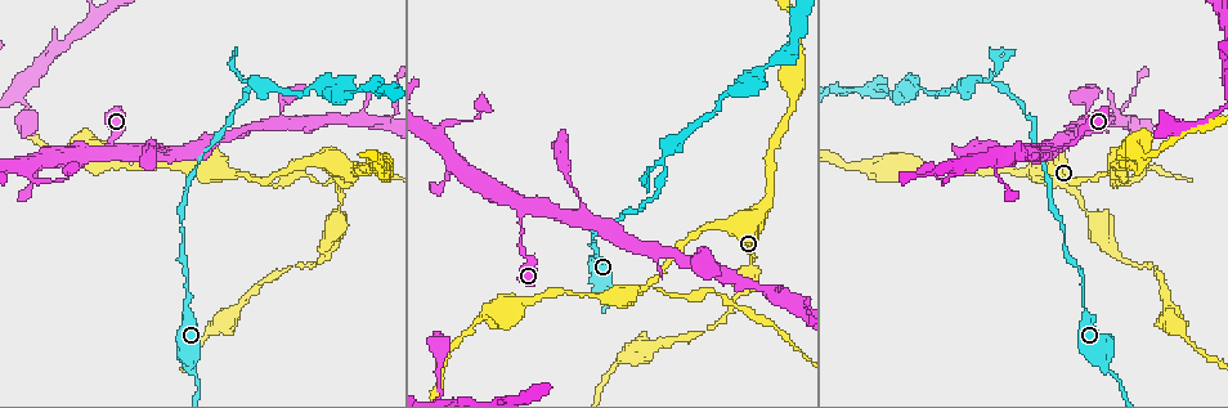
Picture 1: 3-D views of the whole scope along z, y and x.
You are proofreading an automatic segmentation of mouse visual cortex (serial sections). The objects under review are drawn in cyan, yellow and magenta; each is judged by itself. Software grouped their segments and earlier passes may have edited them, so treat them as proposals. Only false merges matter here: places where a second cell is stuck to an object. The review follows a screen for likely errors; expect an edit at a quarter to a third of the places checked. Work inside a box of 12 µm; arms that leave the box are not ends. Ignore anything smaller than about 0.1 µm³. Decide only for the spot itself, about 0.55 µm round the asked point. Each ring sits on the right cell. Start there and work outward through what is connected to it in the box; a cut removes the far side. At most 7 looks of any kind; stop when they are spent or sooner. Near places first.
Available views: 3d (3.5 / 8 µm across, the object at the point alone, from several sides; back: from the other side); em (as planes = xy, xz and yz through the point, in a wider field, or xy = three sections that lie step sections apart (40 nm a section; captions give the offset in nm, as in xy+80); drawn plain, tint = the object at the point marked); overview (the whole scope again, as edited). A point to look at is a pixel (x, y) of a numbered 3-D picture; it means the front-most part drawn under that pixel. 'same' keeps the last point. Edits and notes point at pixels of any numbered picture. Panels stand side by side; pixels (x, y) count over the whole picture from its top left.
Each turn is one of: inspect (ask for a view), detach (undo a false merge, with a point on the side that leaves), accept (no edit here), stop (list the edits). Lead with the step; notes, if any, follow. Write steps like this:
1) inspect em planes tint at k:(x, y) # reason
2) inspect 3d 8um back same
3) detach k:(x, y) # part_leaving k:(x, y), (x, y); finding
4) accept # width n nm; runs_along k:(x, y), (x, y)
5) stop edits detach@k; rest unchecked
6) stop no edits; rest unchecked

inspect 3d 3.5um at 1:(651, 283) # a fork

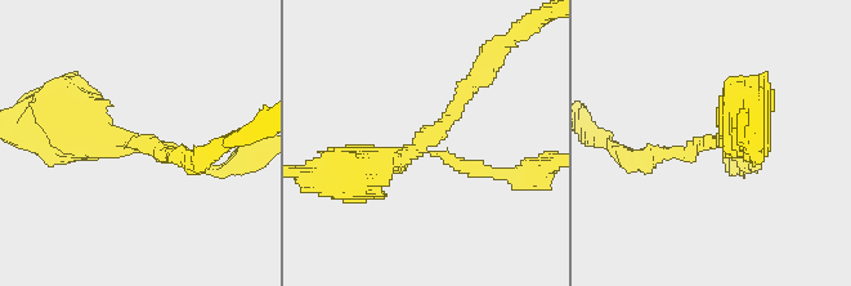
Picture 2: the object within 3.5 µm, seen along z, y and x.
inspect em xy step 1 tint at 2:(136, 143) # arms 3; arm_widths 150, 200, 400 nm; now the EM

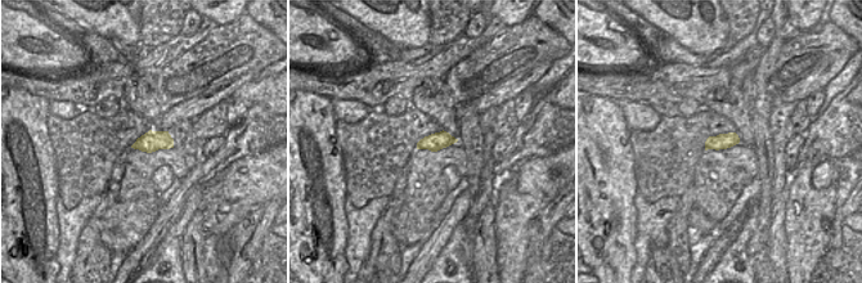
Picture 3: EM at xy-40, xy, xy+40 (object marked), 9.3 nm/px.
detach 2:(467, 166) # part_leaving 2:(429, 152), (464, 169), (540, 171); a second cell is stuck on

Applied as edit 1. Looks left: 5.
inspect overview # redraw

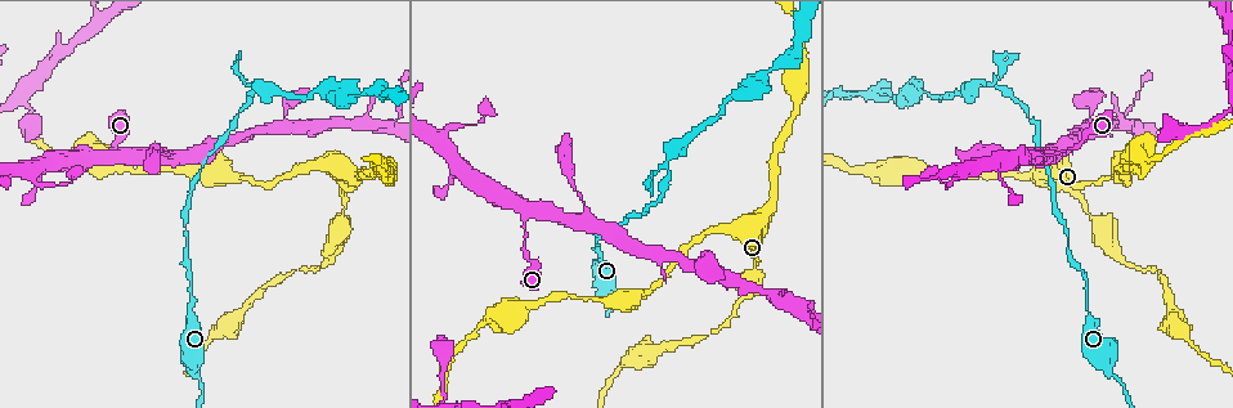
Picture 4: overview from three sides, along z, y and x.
inspect 3d 3.5um at 4:(192, 303) # thick turns thin

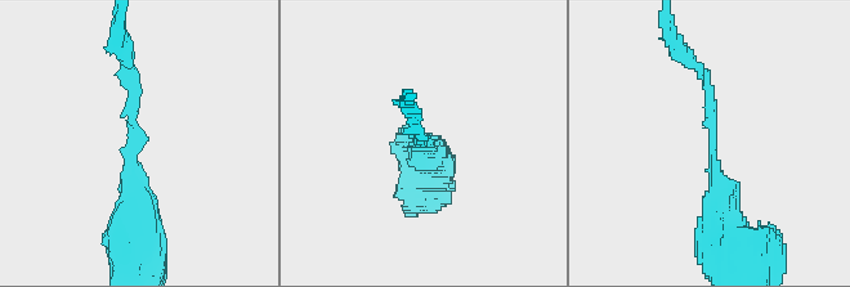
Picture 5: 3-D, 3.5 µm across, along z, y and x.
inspect em xy step 2 tint at 5:(133, 147) # need the tissue

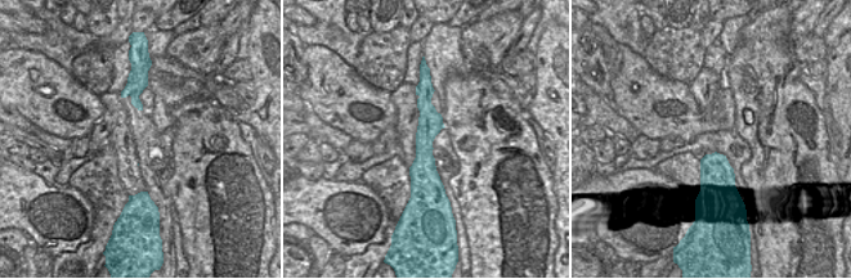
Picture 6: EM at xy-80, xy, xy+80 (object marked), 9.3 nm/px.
accept # runs_along 6:(428, 80), (424, 180), (419, 190); continuous, no second cell

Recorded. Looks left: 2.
inspect 3d 3.5um back at 4:(258, 84) # thick turns thin

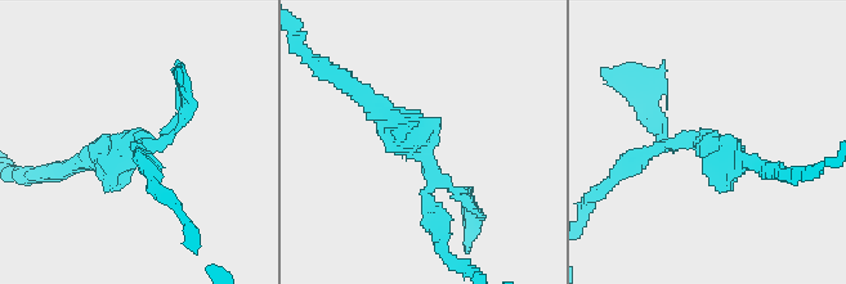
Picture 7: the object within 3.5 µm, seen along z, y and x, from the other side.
inspect em xy step 1 tint at 7:(420, 151)

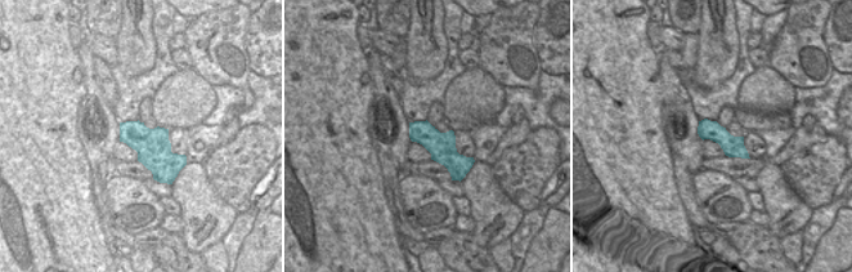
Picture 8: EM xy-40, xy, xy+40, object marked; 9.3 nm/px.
detach 7:(120, 162) # part_leaving 7:(430, 190), (426, 154), (363, 98); two cells meet here

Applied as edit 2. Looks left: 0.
stop edits detach@2, detach@7; rest unchecked

